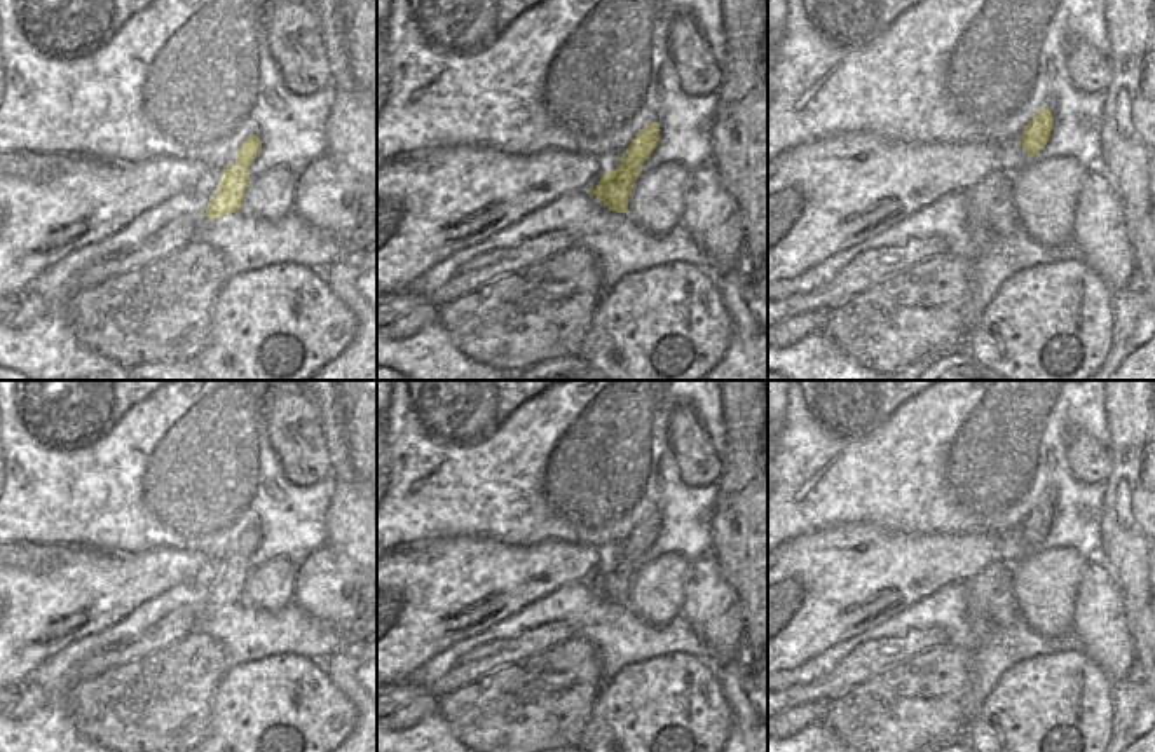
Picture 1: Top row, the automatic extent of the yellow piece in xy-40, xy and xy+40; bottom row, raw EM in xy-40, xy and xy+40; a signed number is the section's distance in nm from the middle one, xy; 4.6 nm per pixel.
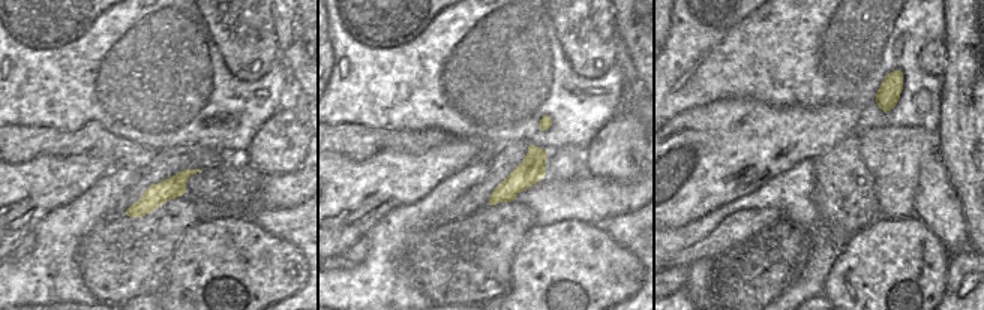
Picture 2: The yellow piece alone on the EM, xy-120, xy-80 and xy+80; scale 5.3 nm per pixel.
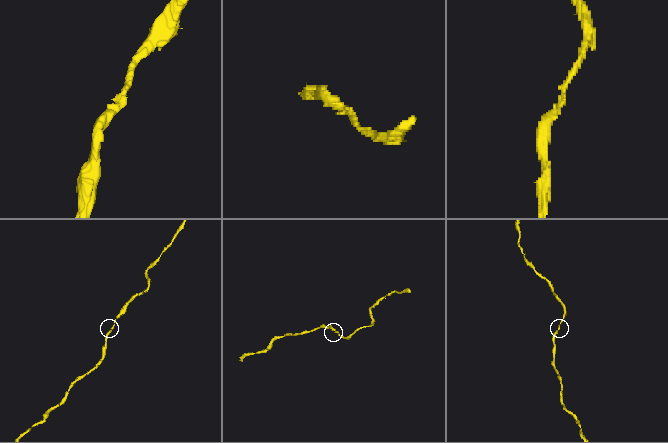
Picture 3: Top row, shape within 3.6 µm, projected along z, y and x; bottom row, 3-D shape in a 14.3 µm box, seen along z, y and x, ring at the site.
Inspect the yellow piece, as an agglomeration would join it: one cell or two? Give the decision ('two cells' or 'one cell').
one cell

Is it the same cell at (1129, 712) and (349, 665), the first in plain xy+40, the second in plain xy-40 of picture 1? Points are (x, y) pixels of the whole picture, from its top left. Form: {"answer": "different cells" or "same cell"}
{"answer": "same cell"}

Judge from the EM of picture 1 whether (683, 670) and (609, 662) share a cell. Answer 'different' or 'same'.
different

